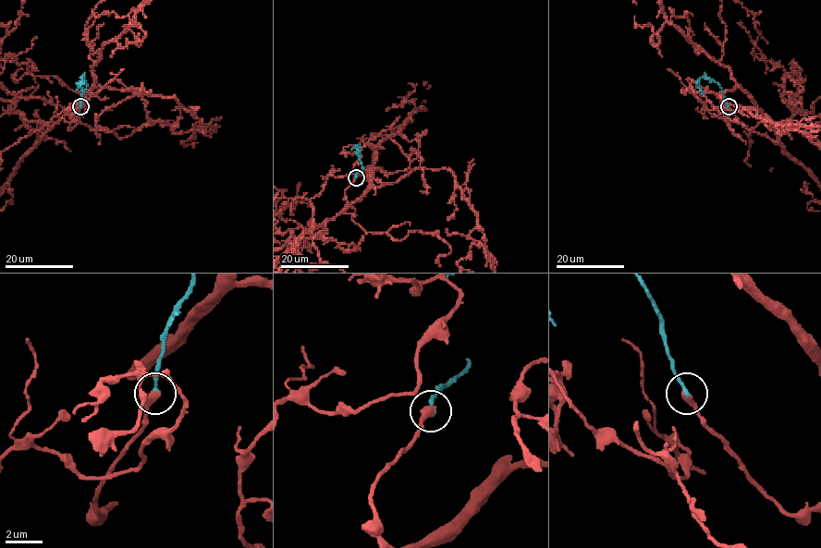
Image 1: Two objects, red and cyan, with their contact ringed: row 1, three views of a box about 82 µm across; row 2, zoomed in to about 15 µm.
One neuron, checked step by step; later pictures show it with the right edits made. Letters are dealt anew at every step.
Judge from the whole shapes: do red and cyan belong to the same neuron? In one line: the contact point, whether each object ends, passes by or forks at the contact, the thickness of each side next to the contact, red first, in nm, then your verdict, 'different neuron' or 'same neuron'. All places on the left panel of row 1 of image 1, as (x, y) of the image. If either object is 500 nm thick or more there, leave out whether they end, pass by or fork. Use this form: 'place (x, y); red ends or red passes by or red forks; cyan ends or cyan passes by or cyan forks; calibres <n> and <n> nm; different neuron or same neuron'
place (80, 106); red ends; cyan ends; calibres 400 and 280 nm; same neuron

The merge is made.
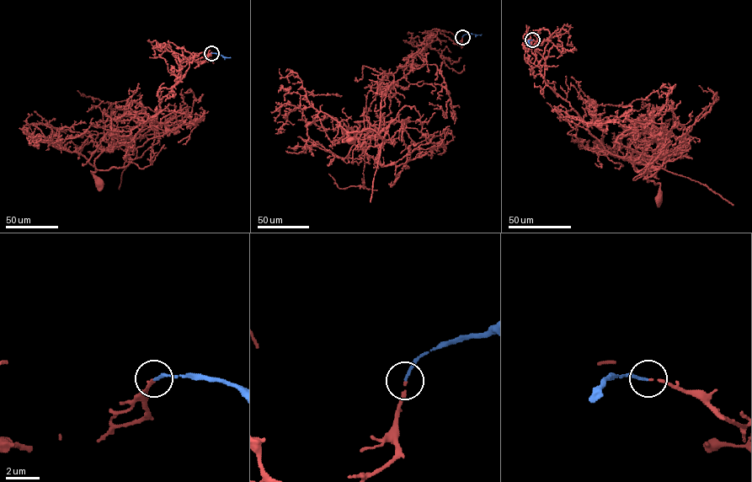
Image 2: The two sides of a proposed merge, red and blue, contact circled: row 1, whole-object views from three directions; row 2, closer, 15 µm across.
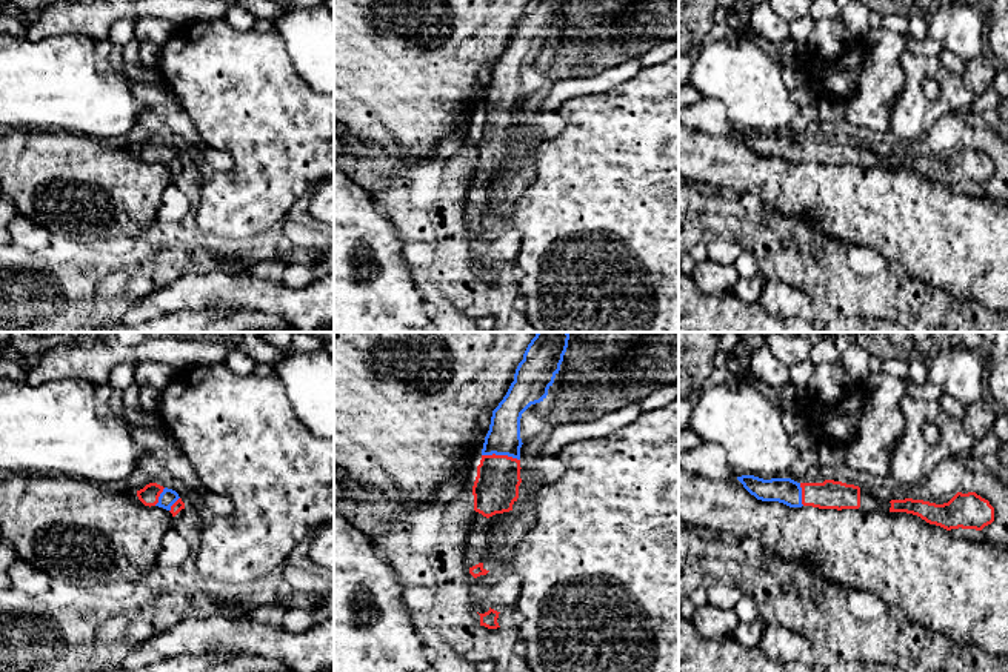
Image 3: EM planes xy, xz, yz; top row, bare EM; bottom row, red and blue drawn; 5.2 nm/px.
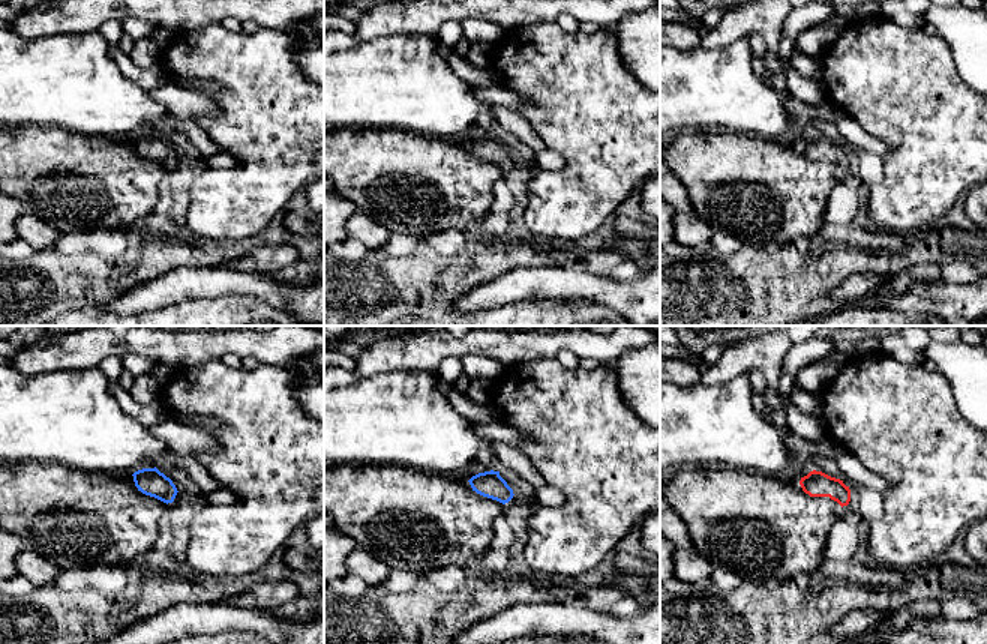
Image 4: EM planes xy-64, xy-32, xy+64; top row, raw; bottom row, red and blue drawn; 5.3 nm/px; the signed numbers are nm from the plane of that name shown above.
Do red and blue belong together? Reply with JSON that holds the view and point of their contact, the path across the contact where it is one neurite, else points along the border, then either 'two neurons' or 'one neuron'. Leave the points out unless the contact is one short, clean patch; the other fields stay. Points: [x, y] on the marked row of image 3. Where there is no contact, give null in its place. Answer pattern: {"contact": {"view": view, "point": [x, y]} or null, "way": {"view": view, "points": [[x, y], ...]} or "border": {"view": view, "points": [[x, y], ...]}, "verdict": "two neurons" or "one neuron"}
{"contact": {"view": "xz", "point": [500, 455]}, "way": {"view": "xz", "points": [[496, 488], [500, 455], [504, 437]]}, "verdict": "one neuron"}

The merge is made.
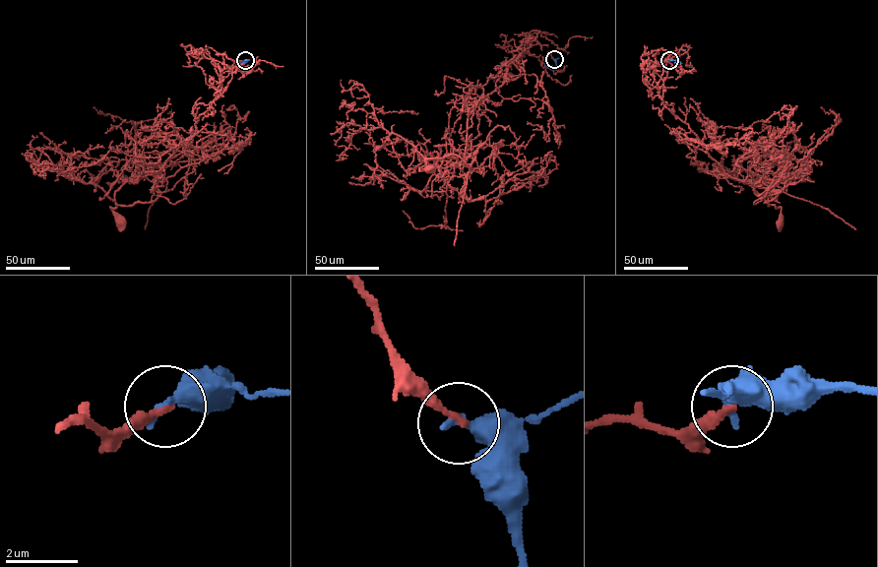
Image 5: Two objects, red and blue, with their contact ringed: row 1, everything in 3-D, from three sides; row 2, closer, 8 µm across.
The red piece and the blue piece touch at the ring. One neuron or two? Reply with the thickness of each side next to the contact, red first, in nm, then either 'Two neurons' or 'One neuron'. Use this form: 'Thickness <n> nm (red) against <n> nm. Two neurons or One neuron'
Thickness 220 nm (red) against 400 nm. Two neurons

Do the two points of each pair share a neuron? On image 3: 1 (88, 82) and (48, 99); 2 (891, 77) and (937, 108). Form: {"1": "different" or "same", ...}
{"1": "same", "2": "different"}

